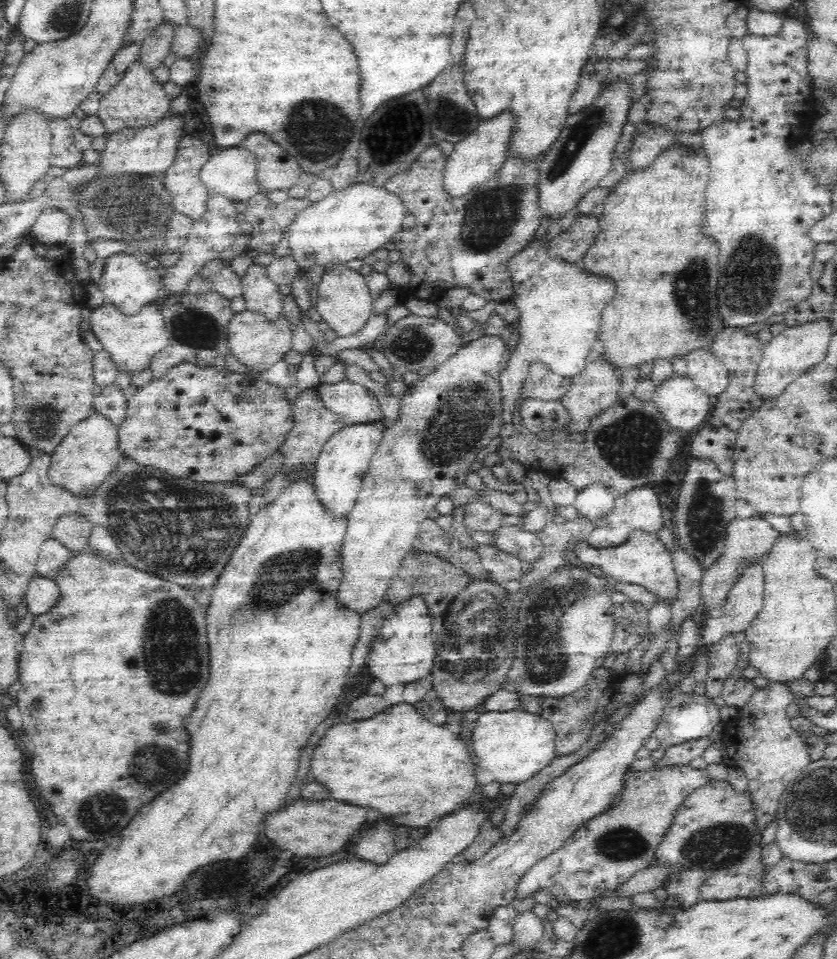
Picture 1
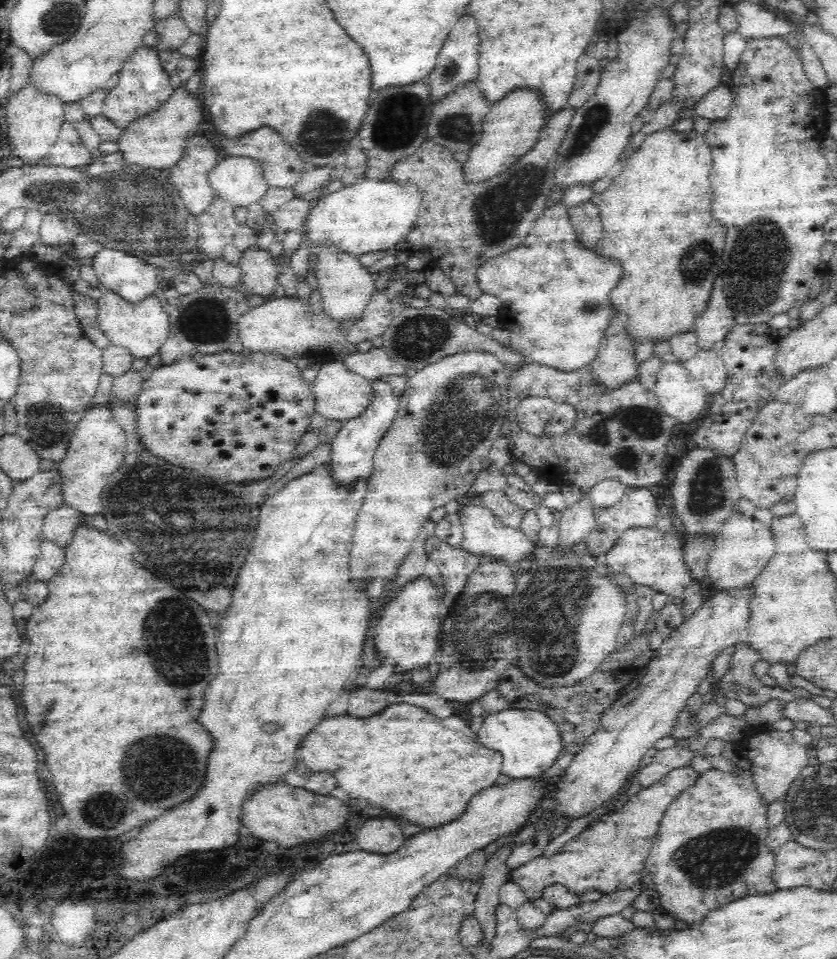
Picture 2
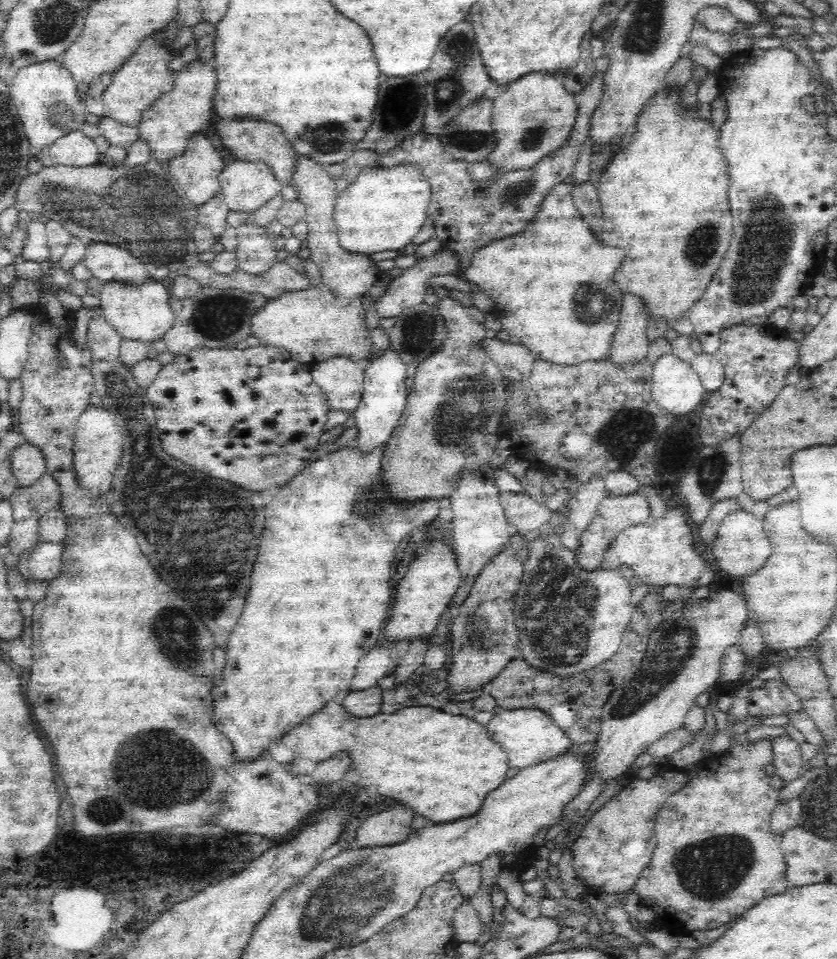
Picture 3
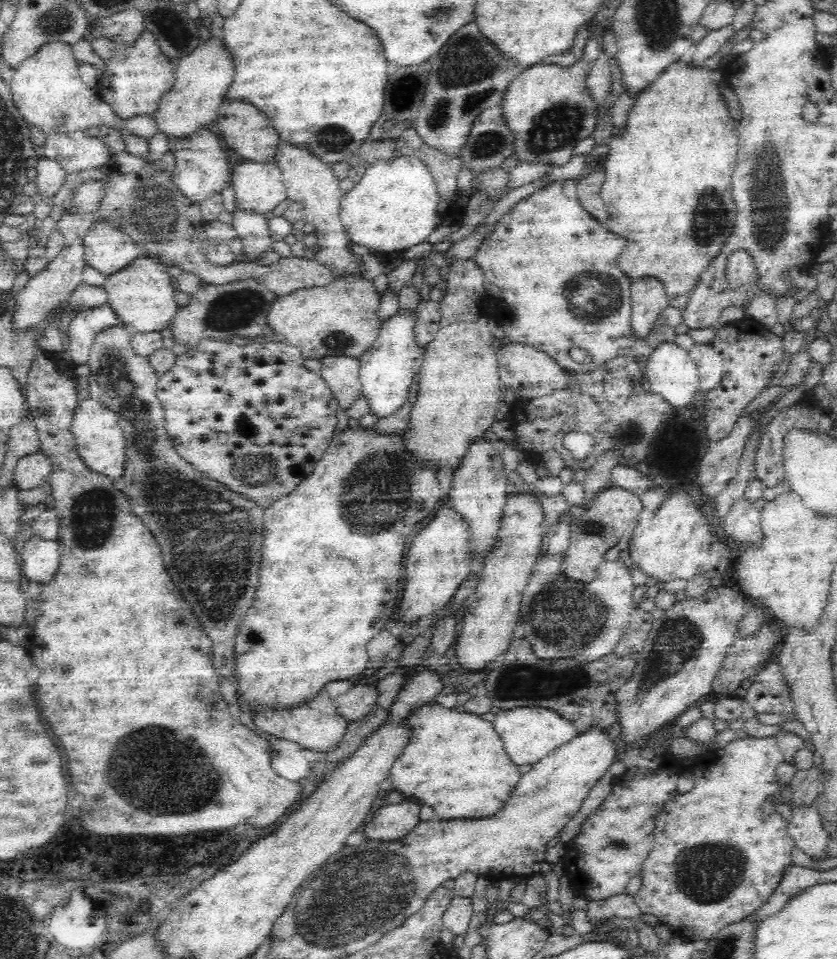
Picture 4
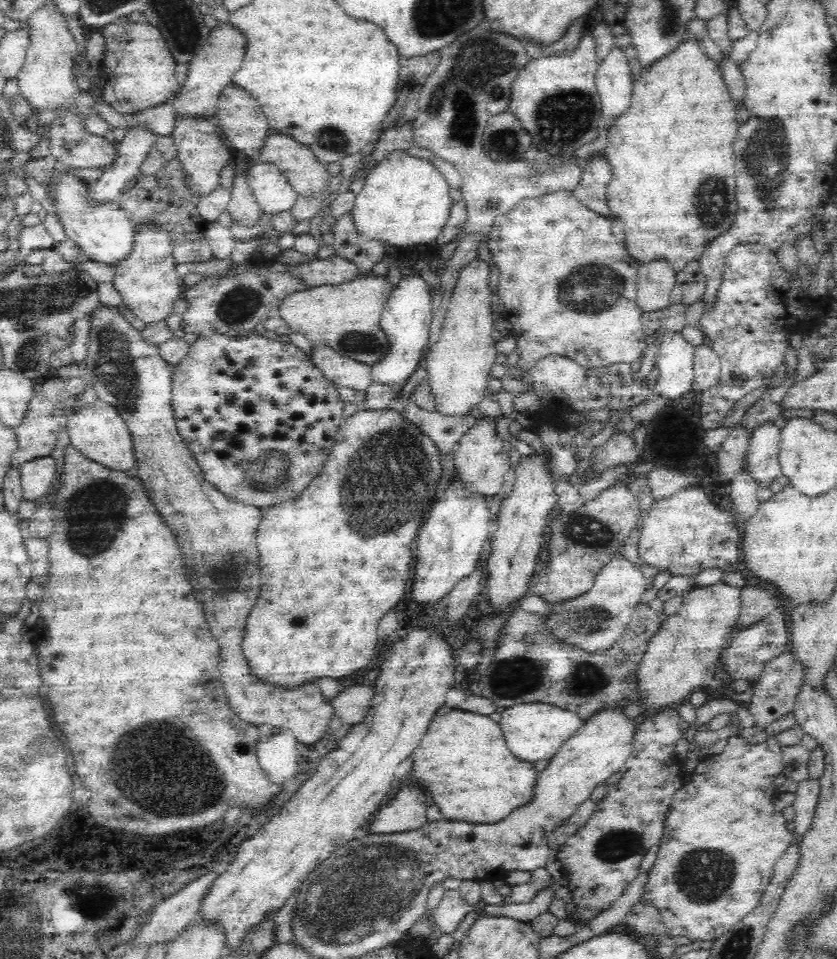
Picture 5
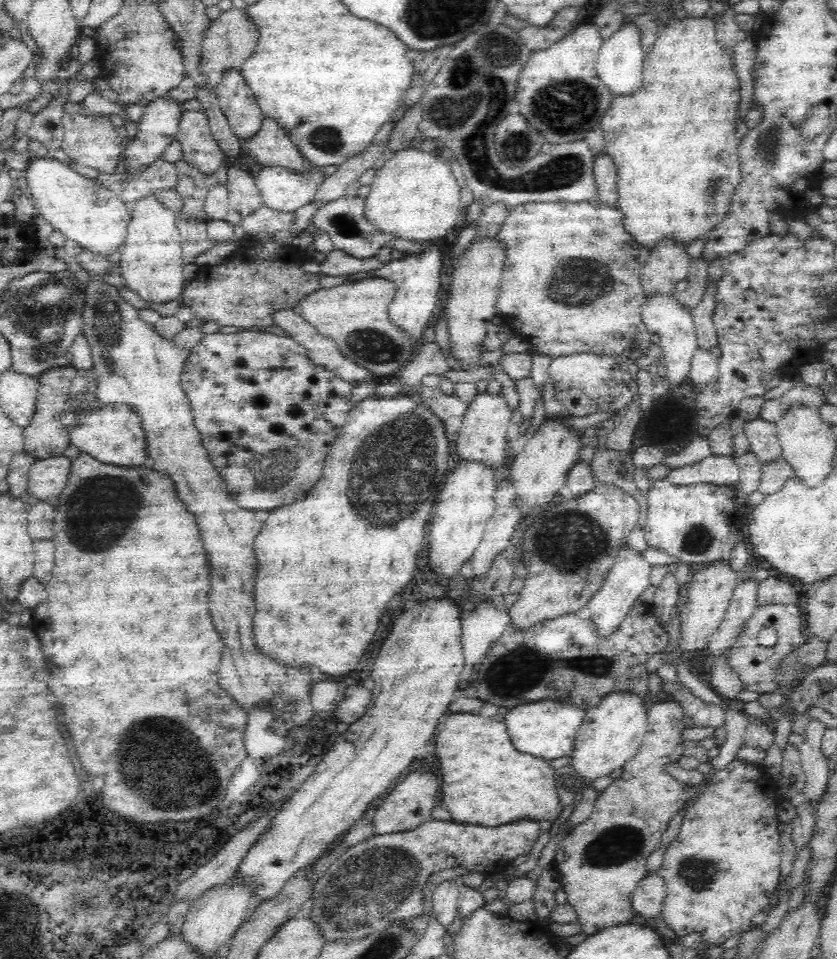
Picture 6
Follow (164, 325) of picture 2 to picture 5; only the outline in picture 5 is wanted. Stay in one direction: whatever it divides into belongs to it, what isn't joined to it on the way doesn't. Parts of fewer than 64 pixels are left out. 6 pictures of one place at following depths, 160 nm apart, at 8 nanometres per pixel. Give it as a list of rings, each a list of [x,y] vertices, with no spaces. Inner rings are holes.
[[[148,226],[139,228],[132,254],[118,262],[114,269],[114,290],[122,296],[122,305],[144,324],[156,324],[174,311],[174,303],[182,298],[186,287],[176,273],[170,236]]]

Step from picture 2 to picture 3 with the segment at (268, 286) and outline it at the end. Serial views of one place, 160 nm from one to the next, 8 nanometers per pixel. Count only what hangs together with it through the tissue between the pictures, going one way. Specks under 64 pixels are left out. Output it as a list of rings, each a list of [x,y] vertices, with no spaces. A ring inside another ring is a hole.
[[[250,214],[246,222],[236,228],[235,233],[238,237],[238,245],[235,250],[238,269],[252,276],[262,276],[278,262],[276,259],[277,251],[273,247],[274,242],[269,238],[270,235],[266,227],[261,227],[254,223],[252,214]]]

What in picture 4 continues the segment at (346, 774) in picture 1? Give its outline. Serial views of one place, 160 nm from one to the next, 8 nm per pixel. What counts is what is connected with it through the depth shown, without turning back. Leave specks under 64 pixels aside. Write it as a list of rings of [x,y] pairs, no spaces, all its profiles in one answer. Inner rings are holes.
[[[326,689],[320,690],[320,694],[310,702],[308,706],[298,706],[294,710],[264,710],[254,712],[254,724],[263,732],[299,744],[304,750],[314,752],[316,755],[324,755],[336,748],[340,740],[344,738],[348,728],[348,720],[338,712],[337,706],[329,697]],[[424,704],[422,708],[416,708],[408,718],[404,718],[404,724],[410,730],[410,738],[398,758],[394,760],[394,766],[388,772],[388,780],[392,788],[404,796],[412,796],[414,800],[430,806],[436,812],[436,818],[440,821],[464,819],[488,818],[488,814],[496,812],[500,802],[508,796],[508,790],[516,786],[521,777],[516,764],[506,756],[502,740],[492,730],[492,722],[482,720],[474,714],[458,714],[456,708],[444,710],[438,704]]]

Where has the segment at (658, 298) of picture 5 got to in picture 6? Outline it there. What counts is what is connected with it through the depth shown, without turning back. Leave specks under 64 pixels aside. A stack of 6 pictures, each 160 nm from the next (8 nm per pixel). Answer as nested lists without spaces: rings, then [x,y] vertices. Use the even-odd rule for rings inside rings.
[[[663,239],[650,251],[639,276],[645,298],[676,293],[676,284],[688,276],[690,260],[685,249],[679,246]]]

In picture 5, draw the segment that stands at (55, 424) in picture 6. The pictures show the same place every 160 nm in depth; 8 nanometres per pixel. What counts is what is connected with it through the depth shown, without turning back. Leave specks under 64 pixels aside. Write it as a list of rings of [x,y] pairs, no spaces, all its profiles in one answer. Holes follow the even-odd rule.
[[[47,376],[38,381],[37,386],[40,387],[40,392],[33,393],[23,421],[20,426],[13,429],[17,437],[18,450],[10,458],[10,469],[19,469],[24,462],[51,456],[56,446],[58,431],[66,429],[67,418],[72,412],[72,409],[64,410],[65,408],[62,408],[65,402],[63,398],[68,396],[64,393],[66,382],[54,382]]]

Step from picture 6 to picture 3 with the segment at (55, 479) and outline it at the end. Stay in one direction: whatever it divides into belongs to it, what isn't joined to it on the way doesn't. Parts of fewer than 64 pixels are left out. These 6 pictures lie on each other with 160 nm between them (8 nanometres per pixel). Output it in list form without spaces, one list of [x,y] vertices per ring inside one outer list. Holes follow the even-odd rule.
[[[20,444],[12,450],[11,473],[20,487],[30,486],[45,473],[46,460],[42,452],[32,444]]]

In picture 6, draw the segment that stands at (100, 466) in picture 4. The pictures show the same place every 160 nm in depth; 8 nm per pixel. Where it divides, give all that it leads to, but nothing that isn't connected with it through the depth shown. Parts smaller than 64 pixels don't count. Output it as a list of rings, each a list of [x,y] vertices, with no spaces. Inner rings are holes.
[[[106,404],[92,410],[82,422],[76,423],[70,431],[70,444],[80,453],[88,454],[100,463],[110,463],[120,467],[141,467],[147,465],[145,441],[140,419],[129,406]]]

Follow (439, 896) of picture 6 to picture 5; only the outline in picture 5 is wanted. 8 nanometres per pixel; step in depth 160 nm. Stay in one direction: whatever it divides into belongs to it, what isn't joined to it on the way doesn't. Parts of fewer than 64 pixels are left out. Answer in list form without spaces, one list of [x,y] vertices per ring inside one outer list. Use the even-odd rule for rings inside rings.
[[[459,889],[445,890],[438,907],[434,910],[435,925],[445,934],[452,934],[466,915],[474,911],[471,905],[462,897]]]

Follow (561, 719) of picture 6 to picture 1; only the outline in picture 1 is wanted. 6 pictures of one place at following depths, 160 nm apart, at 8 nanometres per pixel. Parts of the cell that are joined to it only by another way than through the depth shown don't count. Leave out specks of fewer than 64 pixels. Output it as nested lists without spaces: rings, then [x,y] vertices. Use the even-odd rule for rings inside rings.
[[[523,710],[484,712],[475,722],[470,740],[472,740],[472,752],[476,756],[476,766],[482,772],[488,772],[494,778],[494,782],[498,782],[498,784],[526,782],[555,759],[555,728],[553,724],[536,714],[529,714]]]

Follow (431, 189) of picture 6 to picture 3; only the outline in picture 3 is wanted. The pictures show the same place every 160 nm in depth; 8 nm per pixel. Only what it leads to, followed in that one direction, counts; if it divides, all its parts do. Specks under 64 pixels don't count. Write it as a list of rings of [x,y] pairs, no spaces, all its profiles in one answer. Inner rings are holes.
[[[400,164],[396,168],[373,167],[359,171],[357,179],[342,191],[337,191],[333,202],[333,220],[337,226],[340,248],[354,254],[371,255],[384,250],[400,250],[412,243],[421,230],[431,190],[426,177],[416,166]]]

